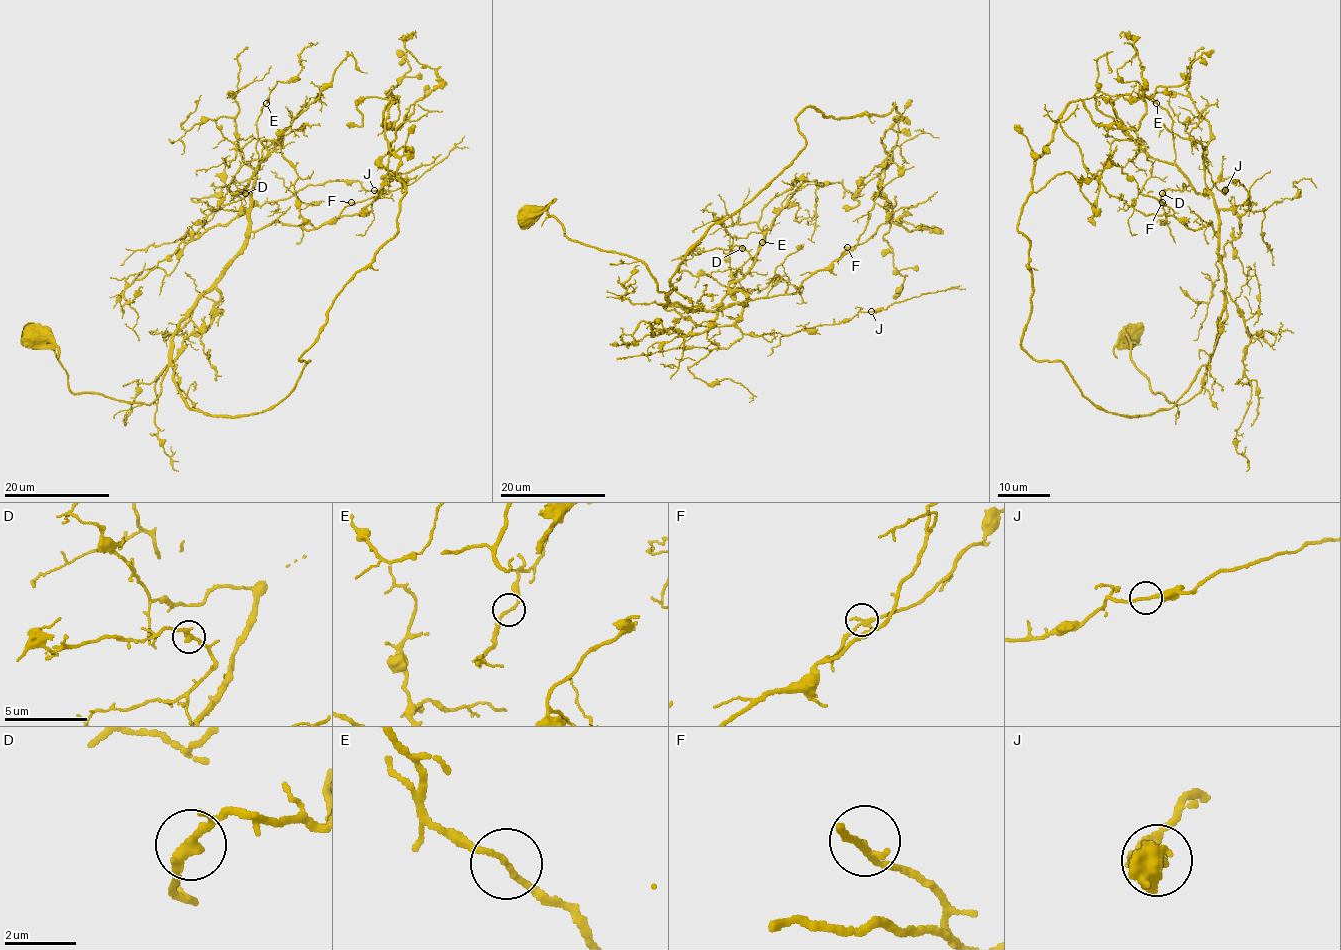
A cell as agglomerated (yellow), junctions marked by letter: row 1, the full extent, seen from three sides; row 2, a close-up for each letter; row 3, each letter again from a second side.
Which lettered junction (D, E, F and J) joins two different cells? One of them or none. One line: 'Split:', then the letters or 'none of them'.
Split: F

